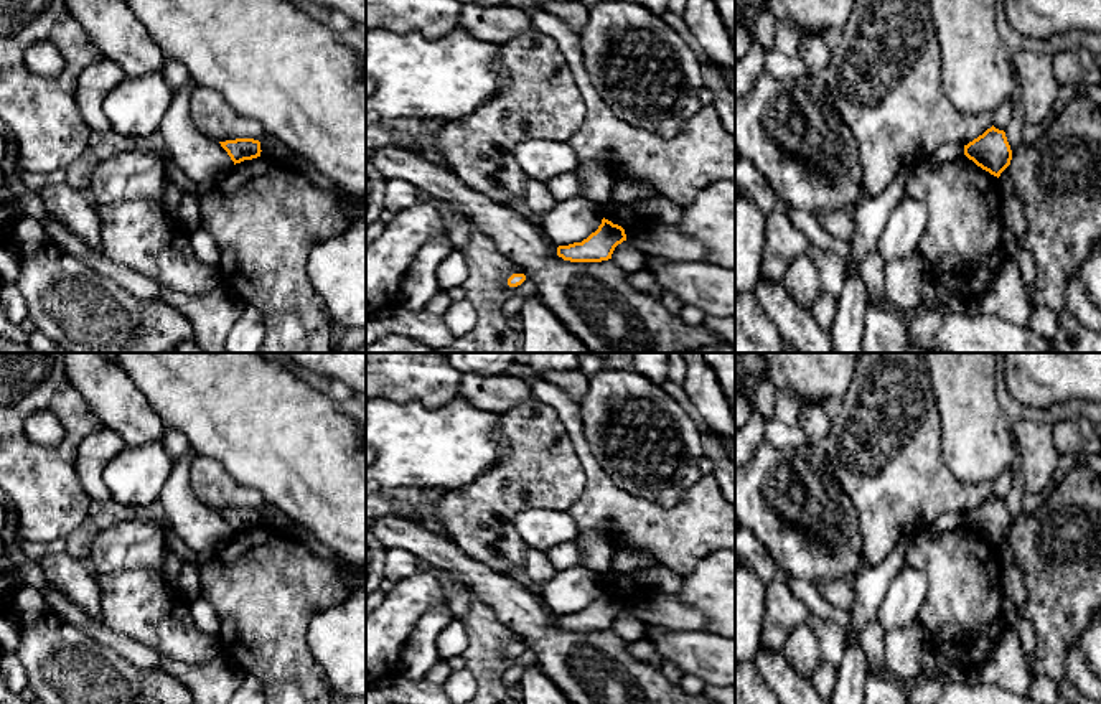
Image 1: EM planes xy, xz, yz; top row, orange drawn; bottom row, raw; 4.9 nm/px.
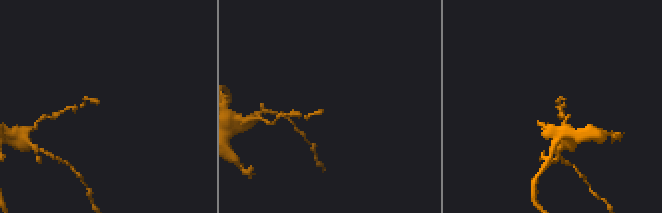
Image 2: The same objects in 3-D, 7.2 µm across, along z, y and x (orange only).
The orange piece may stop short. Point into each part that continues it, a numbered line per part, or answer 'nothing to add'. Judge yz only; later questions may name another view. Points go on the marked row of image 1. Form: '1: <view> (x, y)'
nothing to add

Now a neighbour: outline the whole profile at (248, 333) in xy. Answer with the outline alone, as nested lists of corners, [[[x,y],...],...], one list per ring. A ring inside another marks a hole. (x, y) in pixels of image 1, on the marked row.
[[[246,305],[226,338],[226,353],[257,353],[265,340],[260,312]]]

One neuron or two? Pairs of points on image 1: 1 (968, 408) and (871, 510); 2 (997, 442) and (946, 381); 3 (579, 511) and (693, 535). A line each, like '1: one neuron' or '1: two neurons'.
1: two neurons
2: one neuron
3: one neuron

